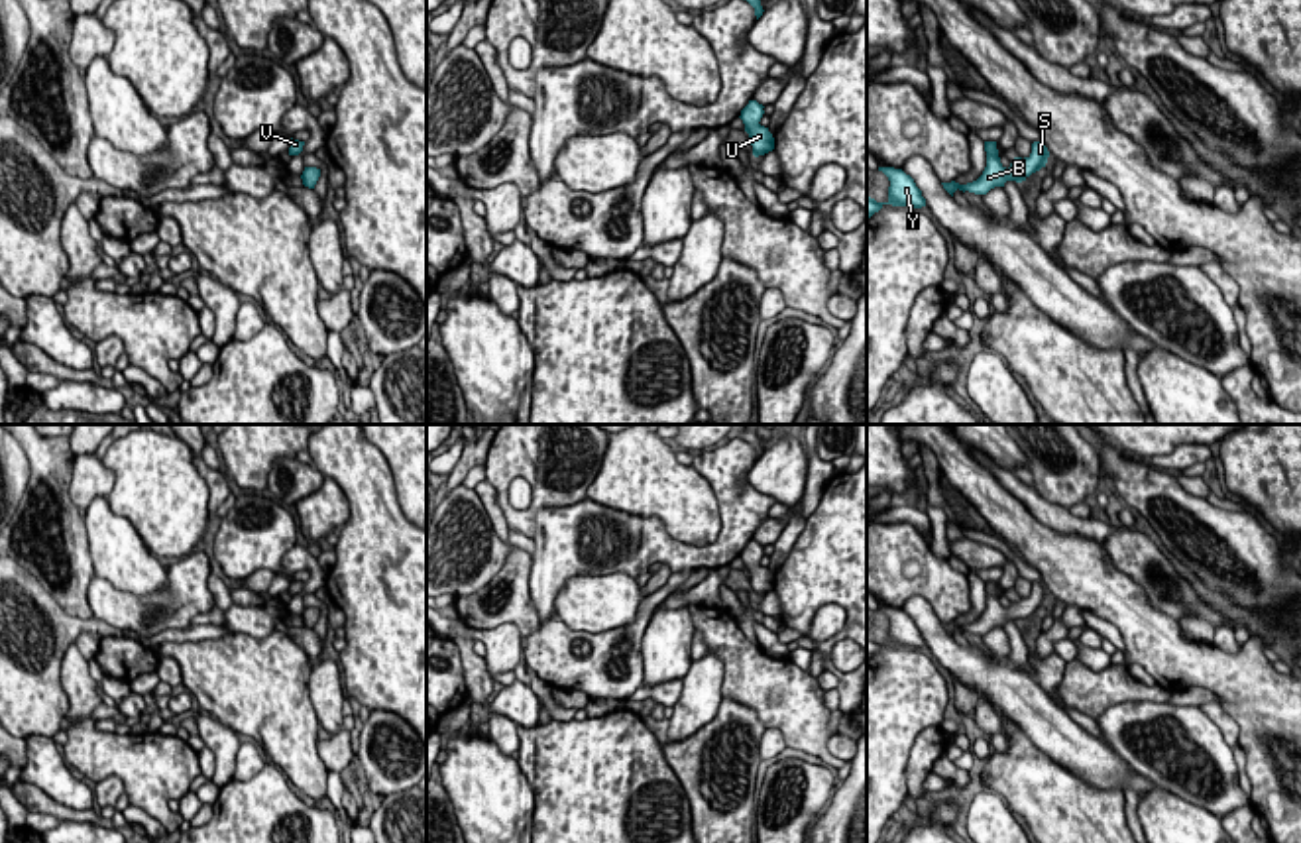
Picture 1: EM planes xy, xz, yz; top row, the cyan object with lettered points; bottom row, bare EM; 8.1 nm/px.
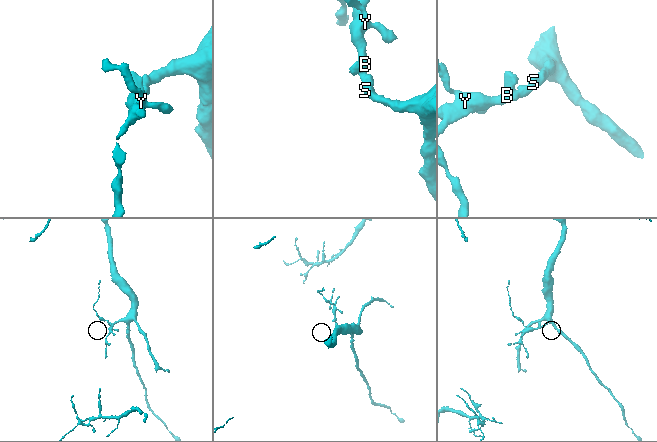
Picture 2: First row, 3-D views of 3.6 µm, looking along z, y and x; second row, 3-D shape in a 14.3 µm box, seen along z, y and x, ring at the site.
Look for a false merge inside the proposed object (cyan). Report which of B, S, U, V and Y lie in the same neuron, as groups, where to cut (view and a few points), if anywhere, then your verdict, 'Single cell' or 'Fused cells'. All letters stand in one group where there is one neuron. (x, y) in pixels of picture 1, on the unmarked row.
Groups: B S U V Y. No split. Single cell

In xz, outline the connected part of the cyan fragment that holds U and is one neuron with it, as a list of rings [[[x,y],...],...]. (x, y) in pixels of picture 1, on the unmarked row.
[[[749,540],[749,544],[741,550],[741,560],[745,564],[745,572],[749,574],[753,595],[764,595],[774,590],[774,578],[768,568],[761,566],[761,558],[764,554],[764,546],[757,540]]]

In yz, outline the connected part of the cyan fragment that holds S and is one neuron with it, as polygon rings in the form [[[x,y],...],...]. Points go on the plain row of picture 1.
[[[985,582],[985,591],[987,591],[987,607],[983,615],[967,625],[959,625],[955,621],[951,623],[941,623],[943,629],[953,637],[953,633],[959,631],[969,631],[975,635],[987,635],[994,627],[1004,627],[1006,621],[1016,621],[1022,623],[1026,621],[1032,613],[1040,611],[1046,607],[1049,591],[1044,586],[1044,582],[1034,582],[1032,584],[1032,593],[1028,597],[1014,597],[1010,607],[1006,609],[1000,603],[996,582]]]

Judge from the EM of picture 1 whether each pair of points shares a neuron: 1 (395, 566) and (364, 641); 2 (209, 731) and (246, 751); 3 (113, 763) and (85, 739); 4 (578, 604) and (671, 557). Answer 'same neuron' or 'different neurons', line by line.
1: same neuron
2: different neurons
3: same neuron
4: different neurons

